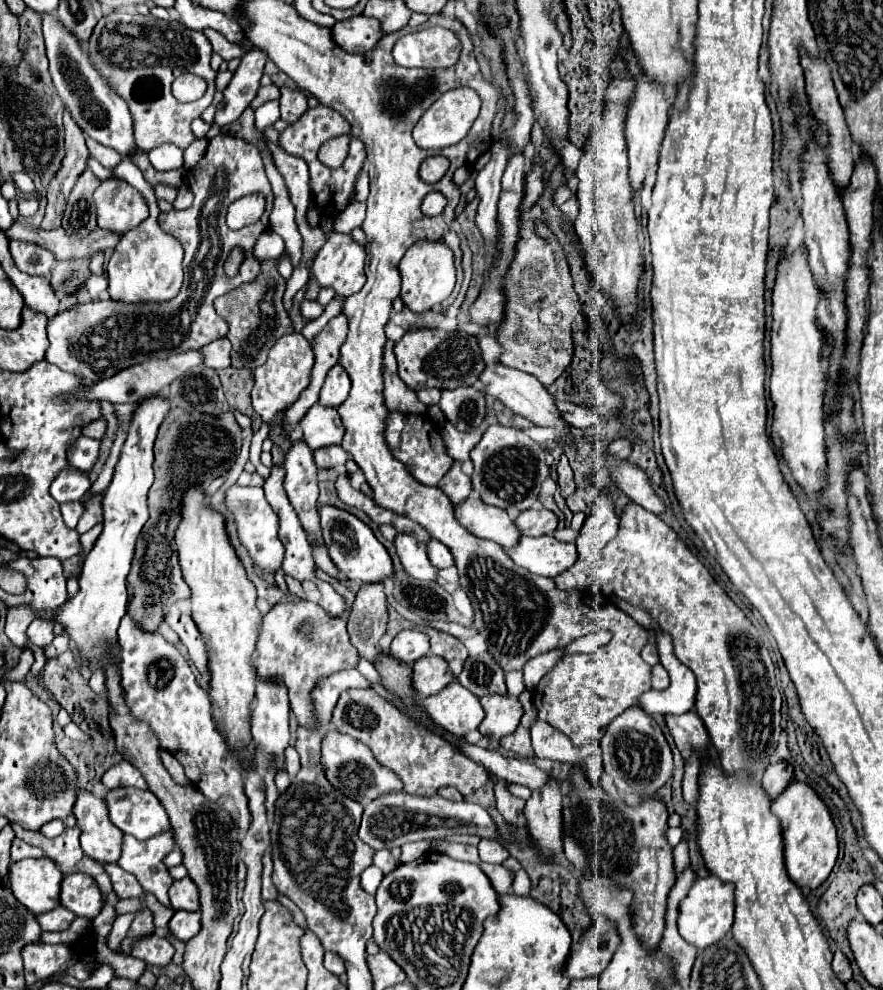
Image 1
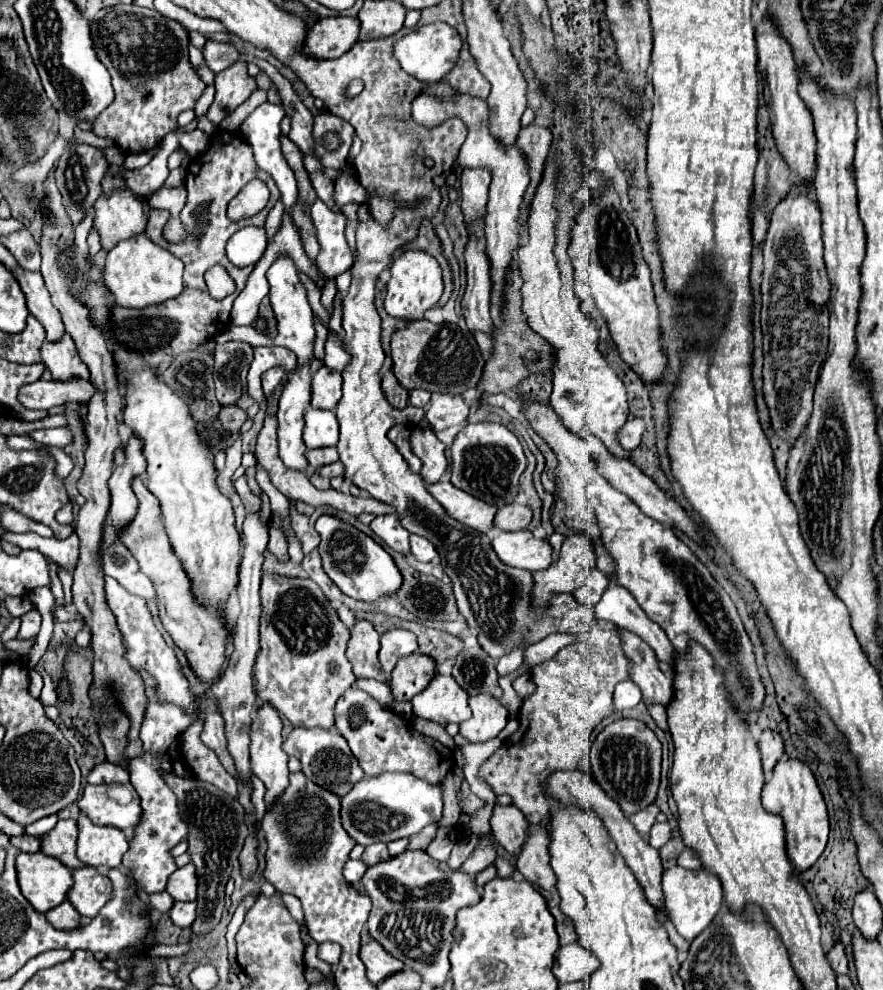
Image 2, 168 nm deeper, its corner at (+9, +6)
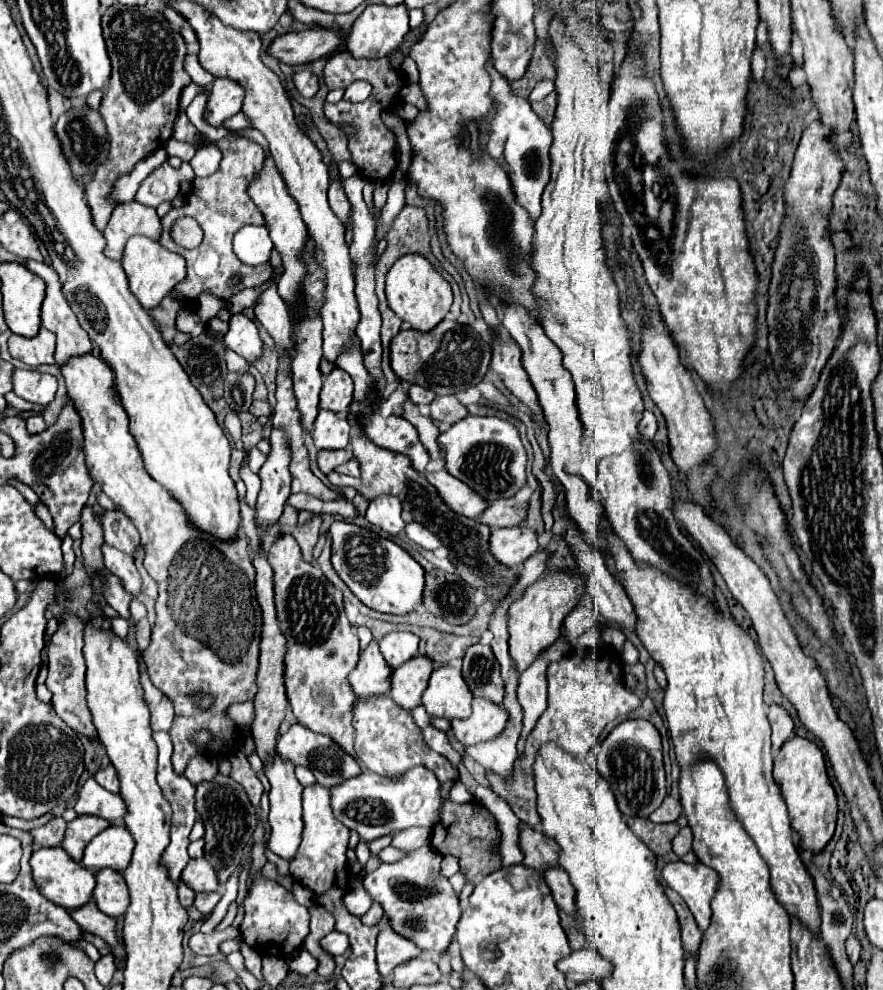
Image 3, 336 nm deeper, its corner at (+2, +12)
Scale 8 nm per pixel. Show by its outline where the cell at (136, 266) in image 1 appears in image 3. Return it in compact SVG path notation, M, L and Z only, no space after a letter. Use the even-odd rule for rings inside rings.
M145 236L129 238L121 256L121 264L129 278L129 290L133 290L135 298L141 302L145 310L155 308L175 288L175 284L179 284L185 278L185 270L187 270L187 262L183 256L167 250L157 240Z

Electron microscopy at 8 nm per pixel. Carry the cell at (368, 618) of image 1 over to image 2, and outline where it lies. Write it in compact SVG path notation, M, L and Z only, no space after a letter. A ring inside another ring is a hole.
M356 620L352 628L352 638L346 650L346 658L352 664L352 672L356 678L372 678L378 682L386 682L388 676L382 672L378 662L378 632L366 620Z

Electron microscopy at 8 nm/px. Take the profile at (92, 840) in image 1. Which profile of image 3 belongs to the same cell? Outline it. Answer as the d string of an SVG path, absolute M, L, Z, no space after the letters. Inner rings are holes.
M111 824L101 834L97 834L85 848L83 864L91 870L101 868L113 868L117 872L123 872L133 854L133 836L125 826Z

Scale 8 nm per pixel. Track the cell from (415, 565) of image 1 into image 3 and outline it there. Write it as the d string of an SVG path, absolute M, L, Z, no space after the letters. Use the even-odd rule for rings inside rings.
M379 496L371 500L365 518L371 524L379 526L381 530L389 532L391 536L397 536L405 530L405 520L401 516L401 502L395 496Z

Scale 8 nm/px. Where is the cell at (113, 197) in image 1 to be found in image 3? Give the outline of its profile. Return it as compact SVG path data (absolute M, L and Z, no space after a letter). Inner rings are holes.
M131 200L131 202L123 202L115 206L103 234L107 240L105 254L113 260L119 260L123 254L123 246L131 236L141 234L151 240L159 240L161 220L155 208L145 206L137 200Z

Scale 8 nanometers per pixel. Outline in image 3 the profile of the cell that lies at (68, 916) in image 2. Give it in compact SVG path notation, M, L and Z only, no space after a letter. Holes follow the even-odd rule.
M91 900L89 904L83 904L75 910L71 910L71 918L85 930L85 932L91 932L95 936L101 936L111 948L113 948L113 954L115 954L115 962L119 964L121 958L125 956L125 950L117 944L117 938L115 938L115 918L103 914L95 902Z

